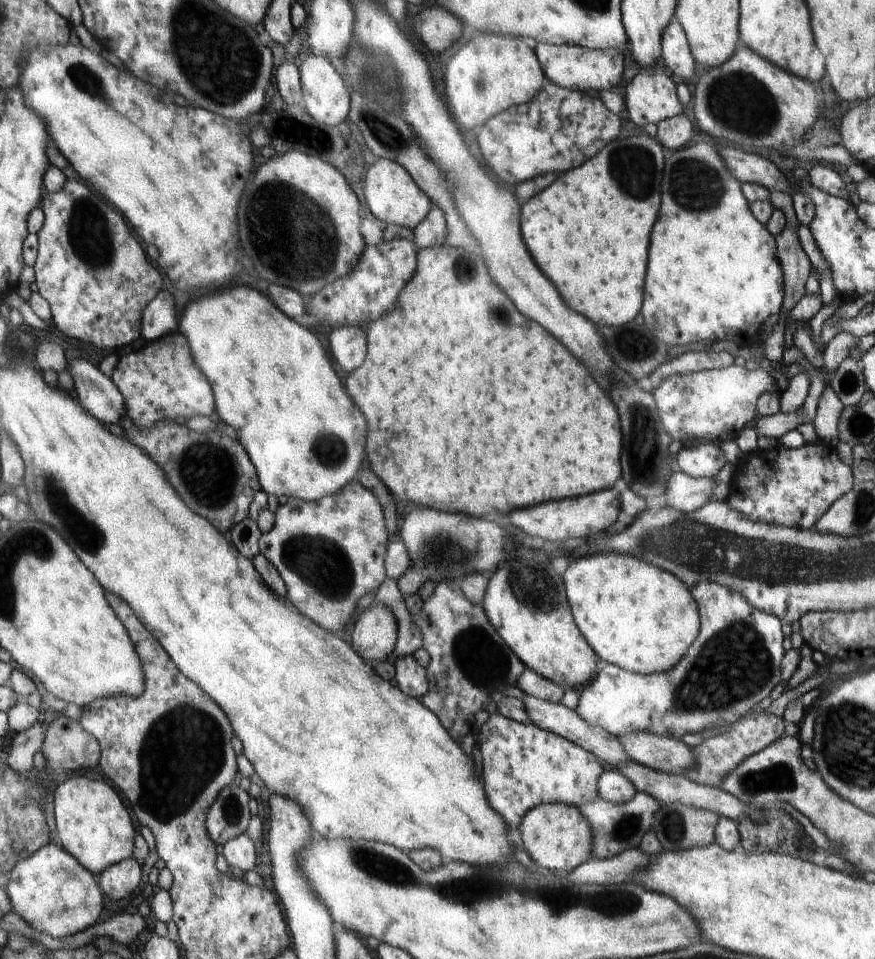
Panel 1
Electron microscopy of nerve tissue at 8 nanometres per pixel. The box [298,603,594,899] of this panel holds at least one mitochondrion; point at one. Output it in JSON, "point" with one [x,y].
{"point":[476,652]}

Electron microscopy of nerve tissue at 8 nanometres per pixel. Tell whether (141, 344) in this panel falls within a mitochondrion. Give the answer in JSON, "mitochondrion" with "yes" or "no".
{"mitochondrion":"no"}

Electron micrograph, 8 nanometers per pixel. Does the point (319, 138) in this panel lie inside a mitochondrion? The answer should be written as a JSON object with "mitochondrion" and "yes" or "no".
{"mitochondrion":"yes"}

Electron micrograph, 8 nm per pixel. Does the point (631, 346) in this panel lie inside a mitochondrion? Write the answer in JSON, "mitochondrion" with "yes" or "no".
{"mitochondrion":"yes"}

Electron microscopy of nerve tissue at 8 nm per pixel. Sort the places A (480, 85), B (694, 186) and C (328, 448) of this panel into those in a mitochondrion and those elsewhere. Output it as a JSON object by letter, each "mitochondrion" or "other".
{"A":"mitochondrion","B":"mitochondrion","C":"mitochondrion"}

